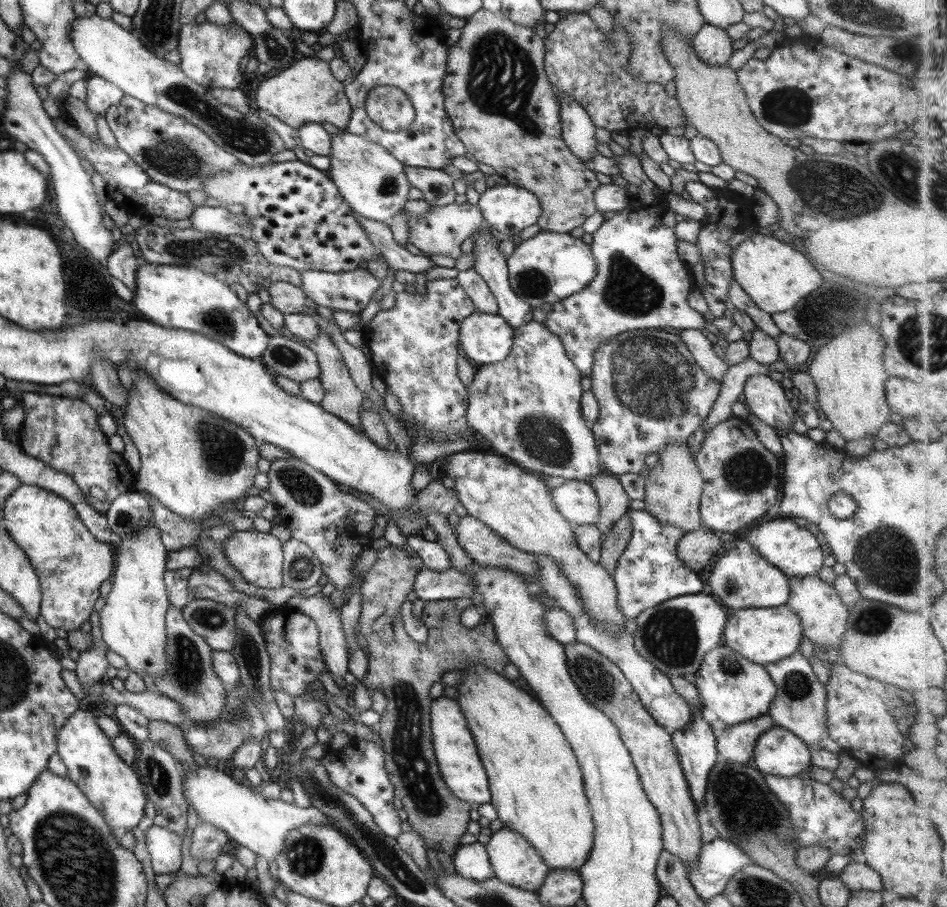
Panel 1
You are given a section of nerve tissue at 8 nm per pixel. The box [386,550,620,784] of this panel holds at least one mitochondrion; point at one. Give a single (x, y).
(594, 677)

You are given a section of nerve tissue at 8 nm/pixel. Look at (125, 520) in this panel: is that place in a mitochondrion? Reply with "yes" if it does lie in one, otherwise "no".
yes

